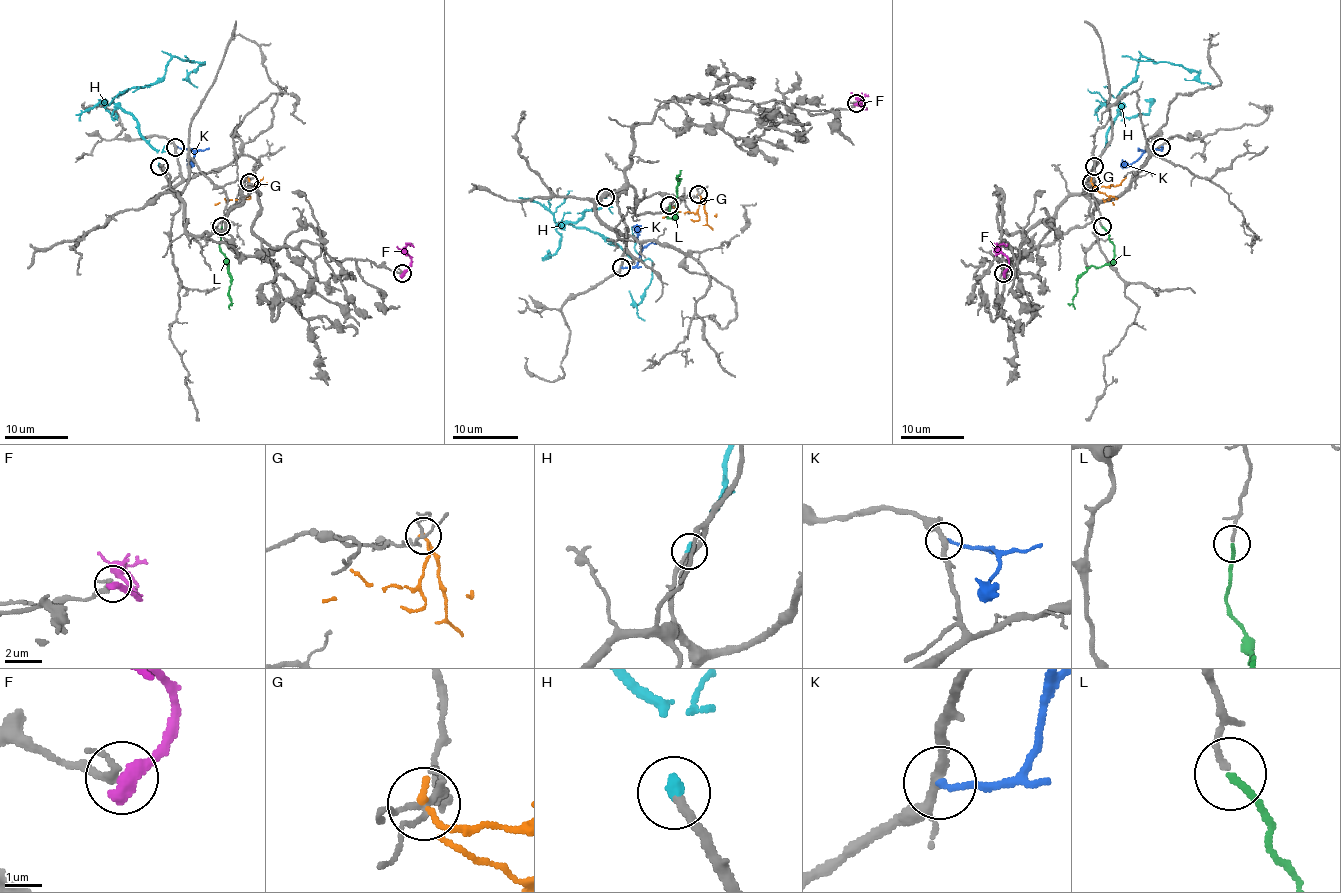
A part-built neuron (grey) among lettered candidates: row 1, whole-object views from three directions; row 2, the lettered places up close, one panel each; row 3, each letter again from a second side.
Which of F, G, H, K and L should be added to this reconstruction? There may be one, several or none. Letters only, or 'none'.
H, L

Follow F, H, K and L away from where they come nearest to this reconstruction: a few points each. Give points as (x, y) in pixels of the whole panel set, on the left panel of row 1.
F: (401, 273), (409, 265), (411, 257), (406, 245), (414, 246)
H: (159, 165), (157, 151), (136, 121), (113, 100), (157, 81), (173, 56), (205, 62), (189, 75), (197, 88)
K: (174, 146), (194, 151), (190, 164), (186, 159)
L: (221, 226), (219, 246), (228, 265), (230, 308)

